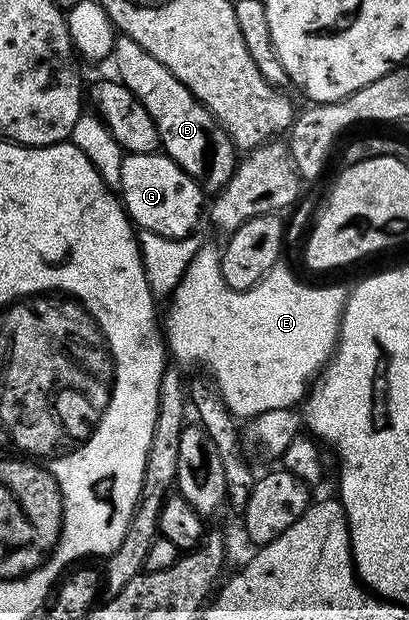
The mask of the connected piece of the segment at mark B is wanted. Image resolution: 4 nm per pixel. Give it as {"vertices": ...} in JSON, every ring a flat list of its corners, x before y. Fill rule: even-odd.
{"vertices":[[121,34,115,38,110,59,114,61,117,80,129,88,150,113,158,131,161,150,190,176,202,178,203,190,207,194,221,191,237,167,238,150,218,119,166,66,128,36]]}

